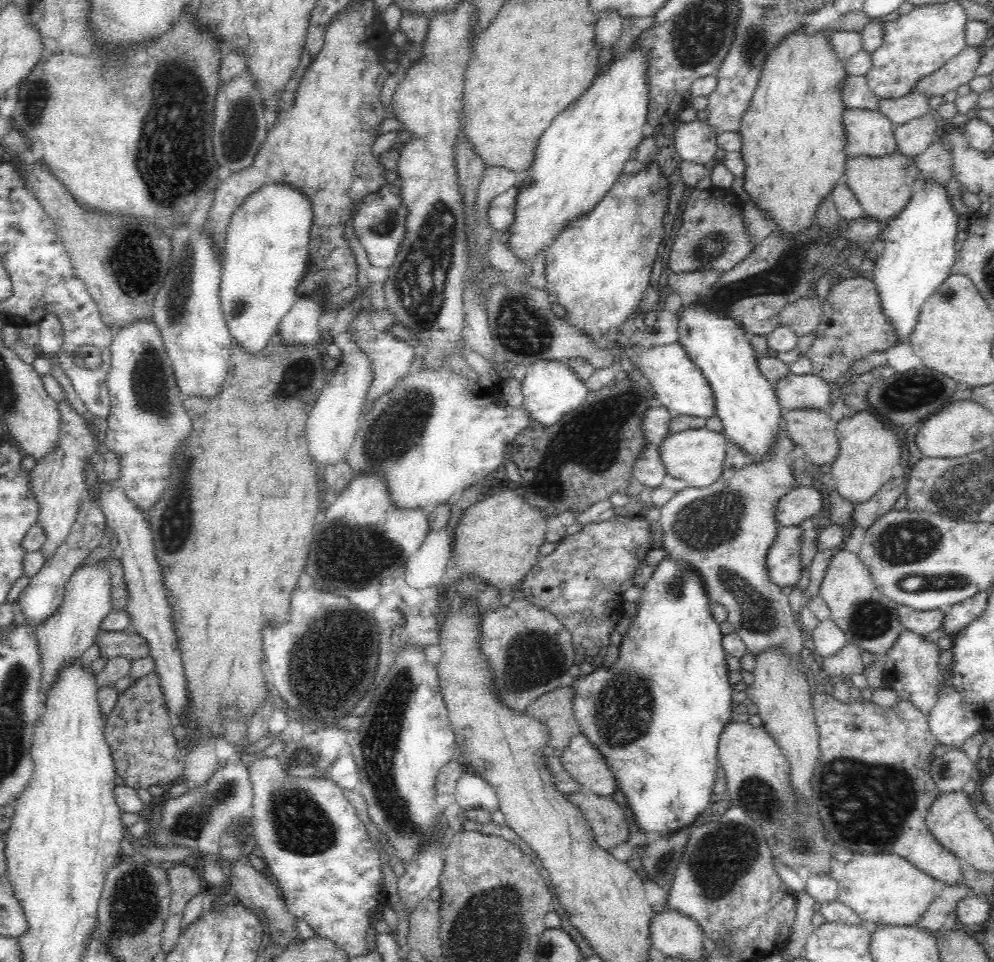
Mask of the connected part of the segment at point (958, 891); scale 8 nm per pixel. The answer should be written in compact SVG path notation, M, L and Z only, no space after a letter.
M965 883L958 886L946 885L941 895L933 899L926 912L913 924L913 927L931 934L940 930L946 922L948 913L954 910L957 902L964 896L972 895L971 889Z

